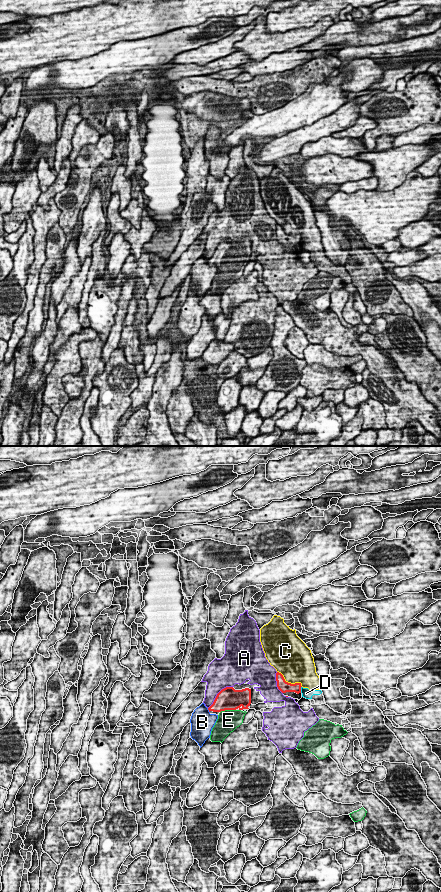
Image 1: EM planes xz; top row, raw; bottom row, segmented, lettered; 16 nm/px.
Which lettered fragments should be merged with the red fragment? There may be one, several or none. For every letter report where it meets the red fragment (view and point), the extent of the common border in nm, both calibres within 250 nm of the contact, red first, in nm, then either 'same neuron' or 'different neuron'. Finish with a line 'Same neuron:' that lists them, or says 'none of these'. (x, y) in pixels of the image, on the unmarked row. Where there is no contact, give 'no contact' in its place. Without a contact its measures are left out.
A: contact xz (217, 246); length 550 nm; calibres 360 and 360 nm; different neuron
B: contact xz (208, 261); length 90 nm; calibres 260 and 380 nm; different neuron
C: contact xz (289, 235); length 480 nm; calibres 180 and 440 nm; different neuron
D: contact xz (300, 241); length 110 nm; calibres 160 and 160 nm; different neuron
E: contact xz (227, 261); length 260 nm; calibres 360 and 340 nm; same neuron
Same neuron: E

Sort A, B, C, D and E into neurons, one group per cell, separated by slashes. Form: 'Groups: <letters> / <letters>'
Groups: A / B / C D / E

